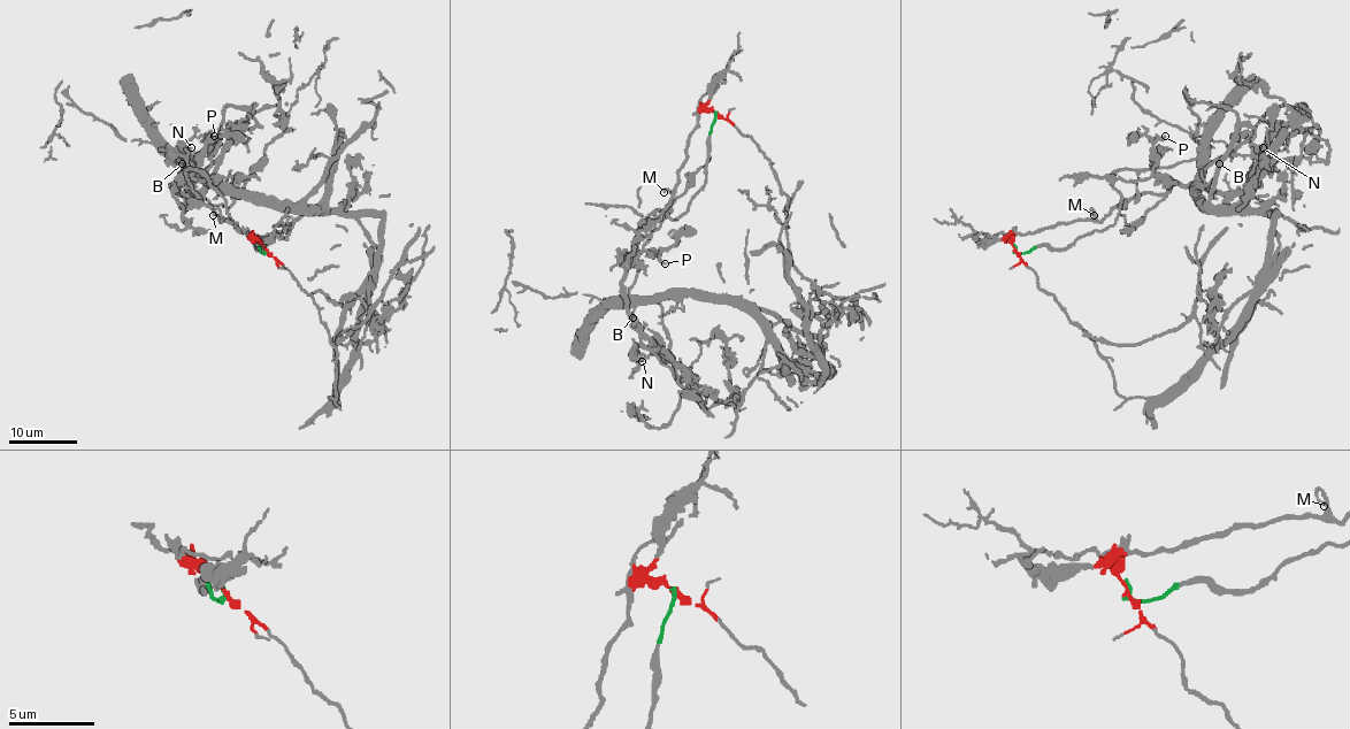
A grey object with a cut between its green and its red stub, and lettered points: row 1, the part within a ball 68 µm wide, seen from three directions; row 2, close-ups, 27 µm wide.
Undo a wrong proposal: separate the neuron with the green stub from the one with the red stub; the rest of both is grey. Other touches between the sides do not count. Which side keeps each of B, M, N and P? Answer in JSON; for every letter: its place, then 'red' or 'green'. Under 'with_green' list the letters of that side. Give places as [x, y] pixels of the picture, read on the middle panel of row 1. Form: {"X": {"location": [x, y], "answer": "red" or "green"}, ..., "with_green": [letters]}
{"B": {"location": [633, 317], "answer": "green"}, "M": {"location": [664, 192], "answer": "red"}, "N": {"location": [642, 361], "answer": "red"}, "P": {"location": [665, 263], "answer": "red"}, "with_green": ["B"]}

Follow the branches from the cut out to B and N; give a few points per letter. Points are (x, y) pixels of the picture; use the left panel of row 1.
B: (266, 250), (255, 248), (255, 238), (236, 225), (227, 200), (205, 176), (177, 159), (183, 165)
N: (266, 250), (236, 224), (173, 186), (190, 192), (191, 178), (184, 165), (191, 147)

